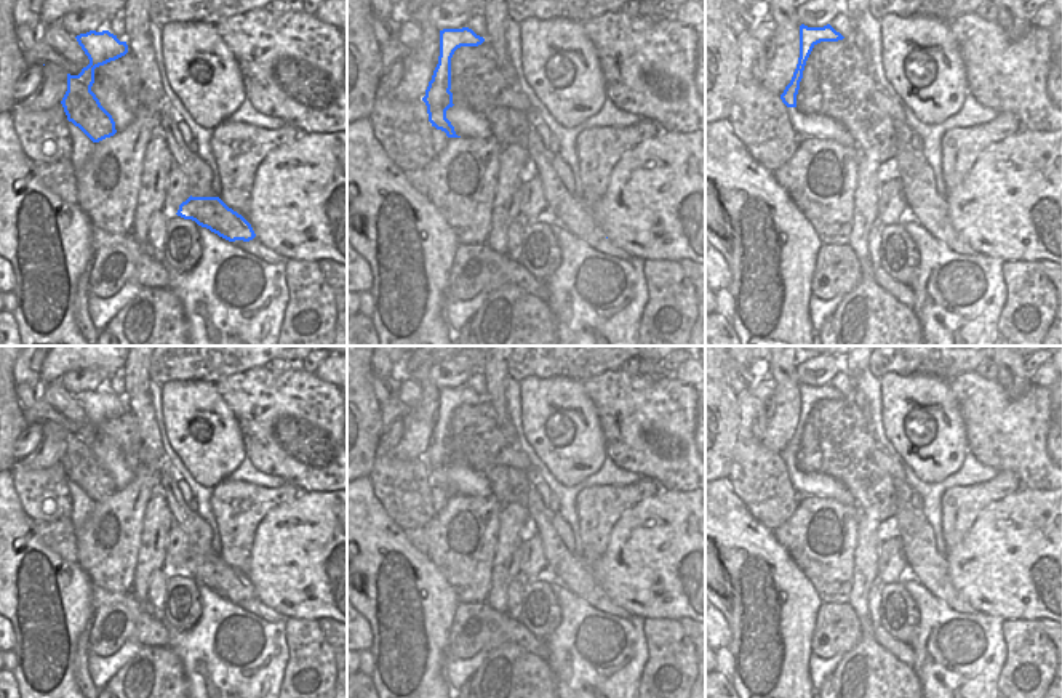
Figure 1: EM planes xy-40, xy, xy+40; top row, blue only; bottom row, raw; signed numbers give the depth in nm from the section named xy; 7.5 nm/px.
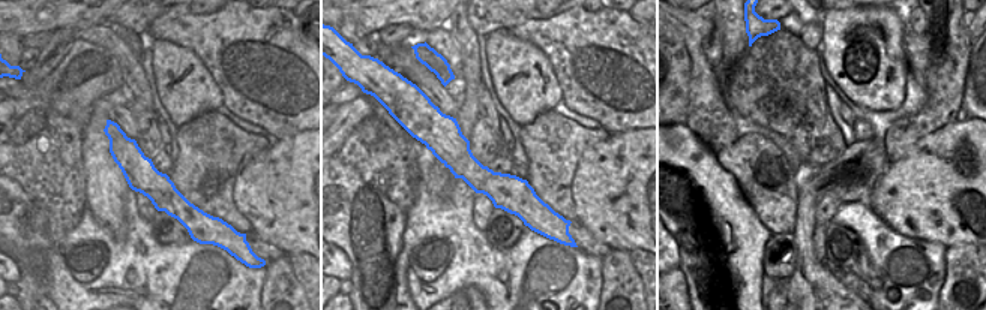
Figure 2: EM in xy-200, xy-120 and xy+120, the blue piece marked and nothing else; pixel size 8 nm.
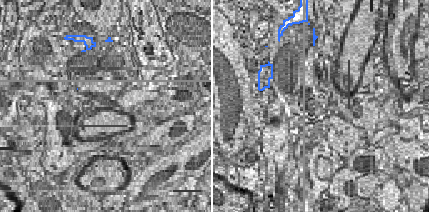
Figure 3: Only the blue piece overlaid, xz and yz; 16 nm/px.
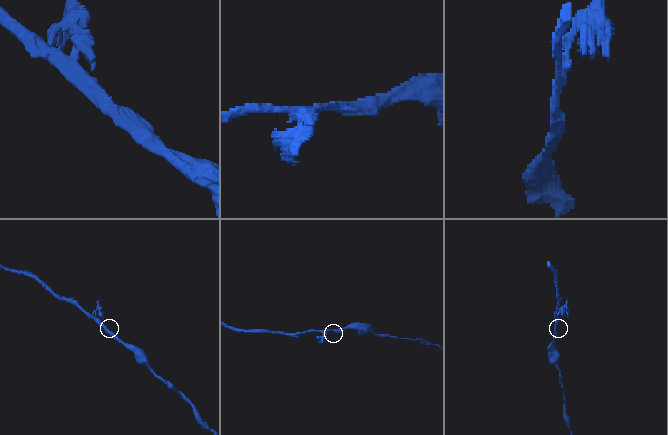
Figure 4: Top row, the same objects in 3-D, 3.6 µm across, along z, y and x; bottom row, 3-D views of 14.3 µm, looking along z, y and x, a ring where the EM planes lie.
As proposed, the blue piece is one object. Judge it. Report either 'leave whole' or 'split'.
split

